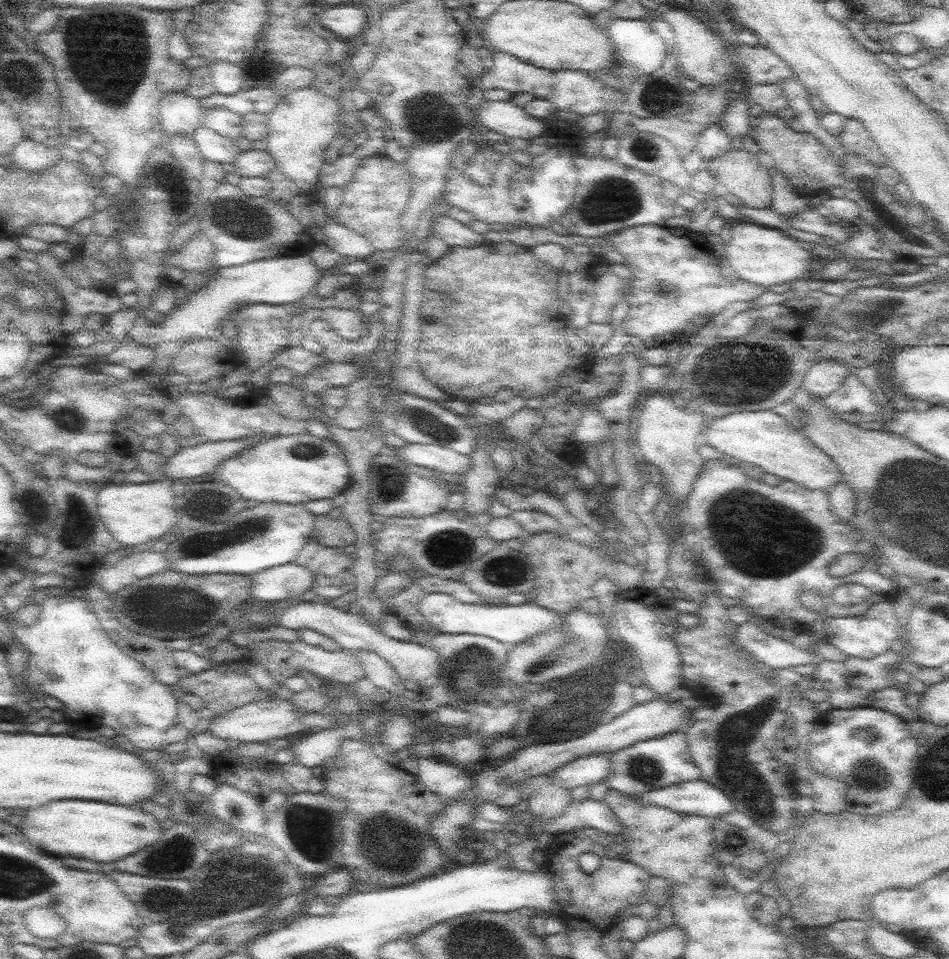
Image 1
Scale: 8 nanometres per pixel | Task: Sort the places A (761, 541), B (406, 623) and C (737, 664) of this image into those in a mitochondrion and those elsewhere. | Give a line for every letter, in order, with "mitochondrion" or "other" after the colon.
A: mitochondrion
B: other
C: other

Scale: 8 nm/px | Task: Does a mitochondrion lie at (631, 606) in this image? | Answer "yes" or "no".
no

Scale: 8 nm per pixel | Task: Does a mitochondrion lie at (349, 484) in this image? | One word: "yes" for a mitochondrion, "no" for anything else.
no

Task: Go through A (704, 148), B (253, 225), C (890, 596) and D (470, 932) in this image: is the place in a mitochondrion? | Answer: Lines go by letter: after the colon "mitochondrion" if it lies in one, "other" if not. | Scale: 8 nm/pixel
A: other
B: mitochondrion
C: other
D: mitochondrion

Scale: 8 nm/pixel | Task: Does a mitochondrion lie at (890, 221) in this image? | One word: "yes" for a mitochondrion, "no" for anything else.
no

